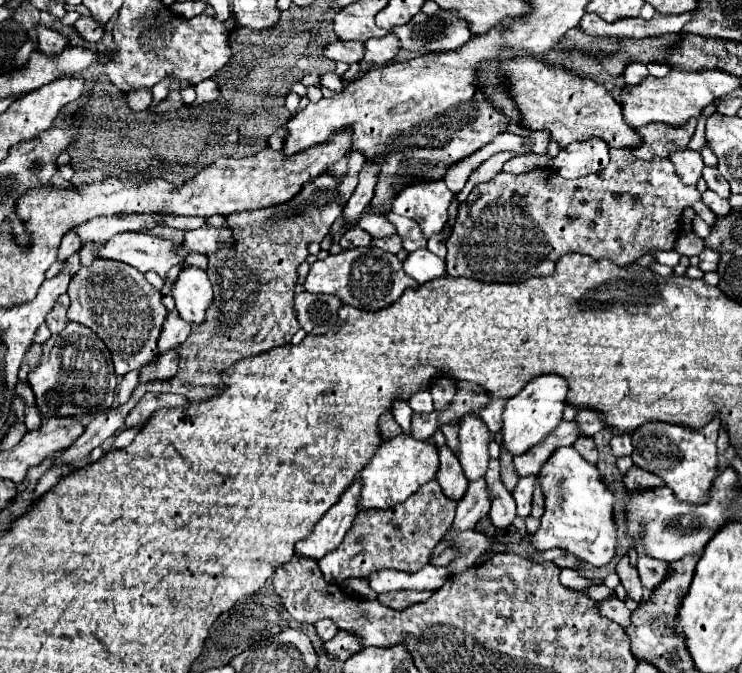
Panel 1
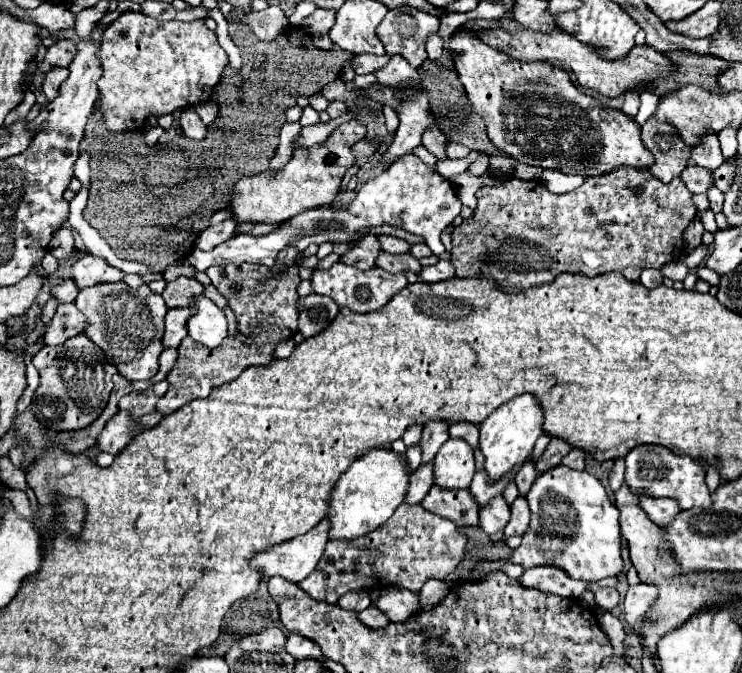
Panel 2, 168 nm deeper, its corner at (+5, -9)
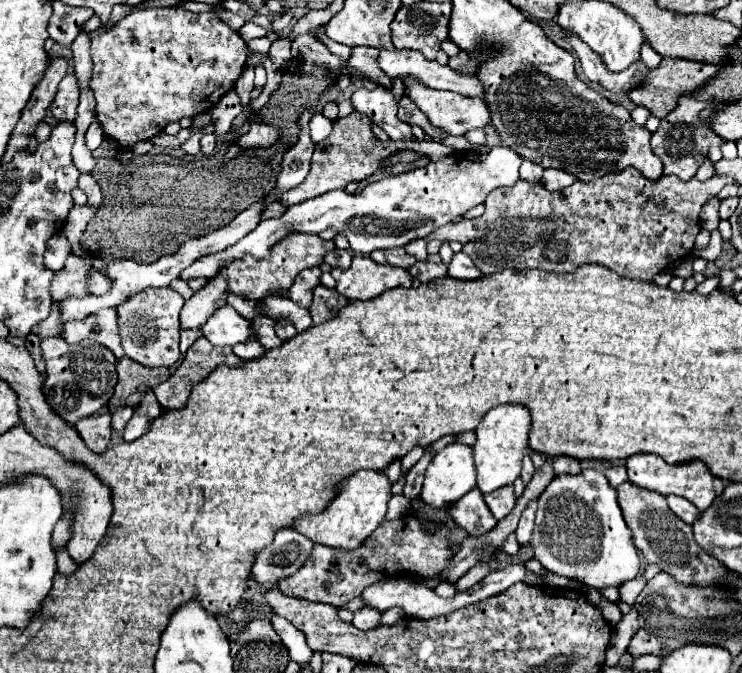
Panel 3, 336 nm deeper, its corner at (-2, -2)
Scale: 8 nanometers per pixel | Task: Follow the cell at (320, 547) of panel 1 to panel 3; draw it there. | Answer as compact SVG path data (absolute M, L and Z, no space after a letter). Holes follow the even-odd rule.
M292 528L276 532L272 546L256 552L252 578L260 584L276 584L280 578L294 574L306 562L312 546L312 540Z

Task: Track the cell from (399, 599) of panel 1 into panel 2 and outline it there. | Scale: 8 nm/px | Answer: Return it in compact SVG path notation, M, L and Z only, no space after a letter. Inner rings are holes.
M369 605L365 611L361 611L359 619L361 619L361 623L365 623L367 627L373 627L373 629L381 629L389 623L389 617L375 605Z

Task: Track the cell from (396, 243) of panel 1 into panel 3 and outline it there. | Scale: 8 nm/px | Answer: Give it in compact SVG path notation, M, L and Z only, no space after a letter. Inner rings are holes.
M416 262L408 272L410 272L410 276L418 278L420 282L430 282L434 278L442 278L448 274L444 264L432 264L432 262Z

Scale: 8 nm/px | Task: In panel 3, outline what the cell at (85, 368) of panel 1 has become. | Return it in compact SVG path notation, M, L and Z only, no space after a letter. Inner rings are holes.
M52 336L42 340L42 356L46 360L46 380L42 388L46 402L68 424L100 412L112 398L116 386L116 358L102 344L90 340L70 344L62 336Z

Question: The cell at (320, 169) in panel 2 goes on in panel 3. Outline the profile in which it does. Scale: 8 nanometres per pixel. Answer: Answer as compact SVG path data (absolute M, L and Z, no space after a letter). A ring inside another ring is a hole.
M352 112L346 118L338 118L334 120L334 130L332 134L316 144L314 156L312 156L312 168L306 176L306 180L298 186L294 186L292 190L282 194L282 204L288 208L292 204L300 204L304 200L316 198L328 190L344 190L350 182L360 182L372 174L376 174L378 170L382 170L382 162L390 156L394 156L400 150L414 150L420 154L428 154L432 160L440 160L444 156L448 156L452 152L452 148L442 146L438 142L420 142L420 140L388 140L386 144L382 140L378 140L372 132L372 122L368 120L368 116L364 116L362 112Z

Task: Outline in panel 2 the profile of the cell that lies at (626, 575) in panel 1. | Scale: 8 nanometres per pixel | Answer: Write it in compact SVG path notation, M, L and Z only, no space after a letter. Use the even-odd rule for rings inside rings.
M643 583L629 585L625 605L623 605L623 617L627 621L627 627L633 627L637 619L643 619L645 611L651 607L651 603L657 599L657 589L647 587Z

